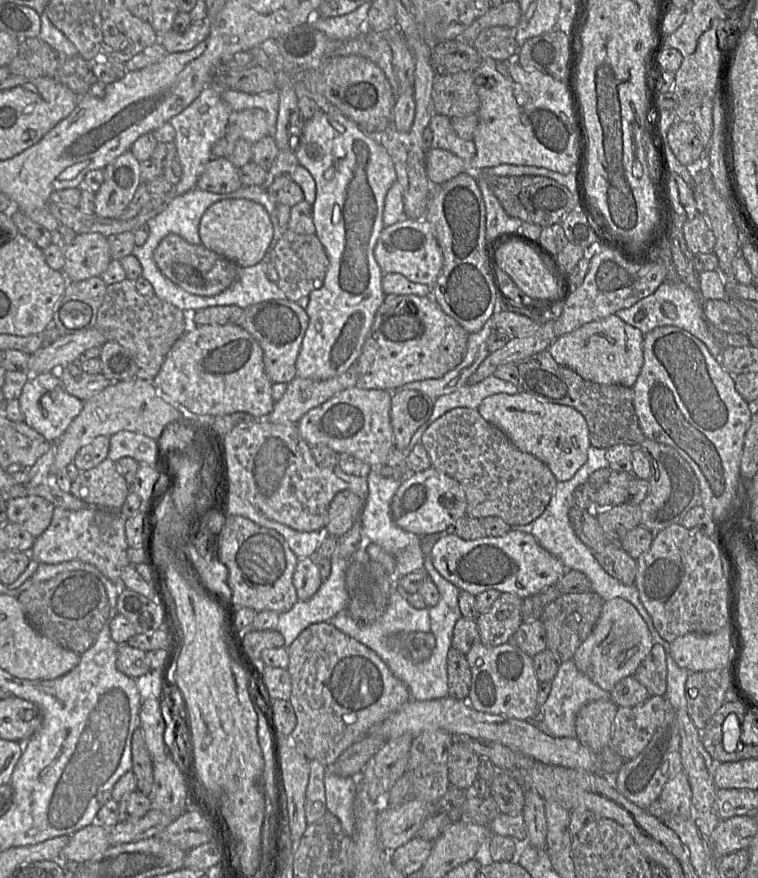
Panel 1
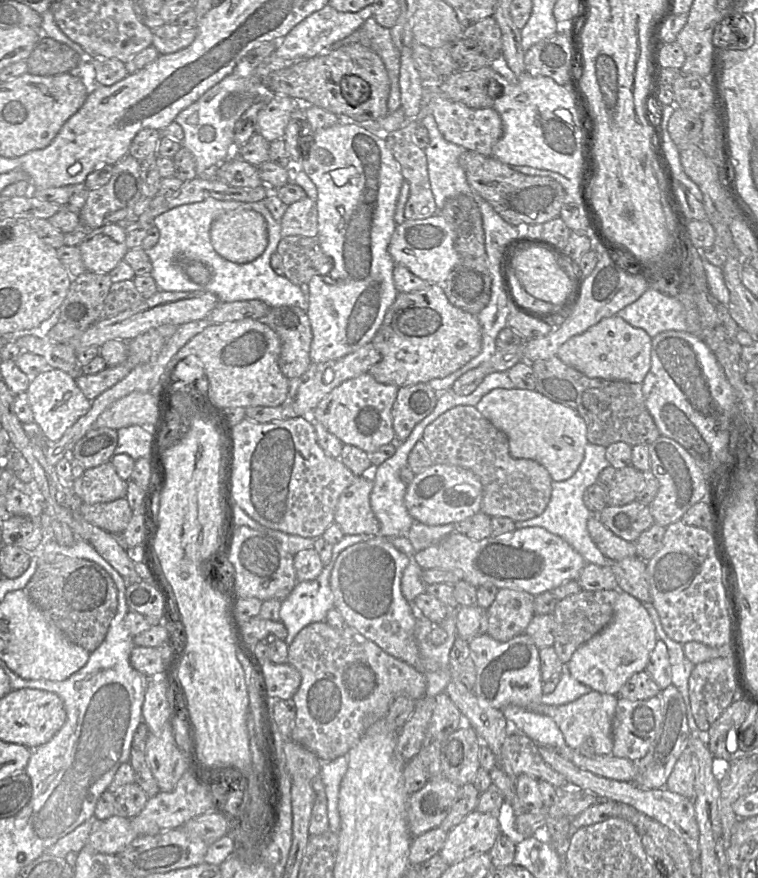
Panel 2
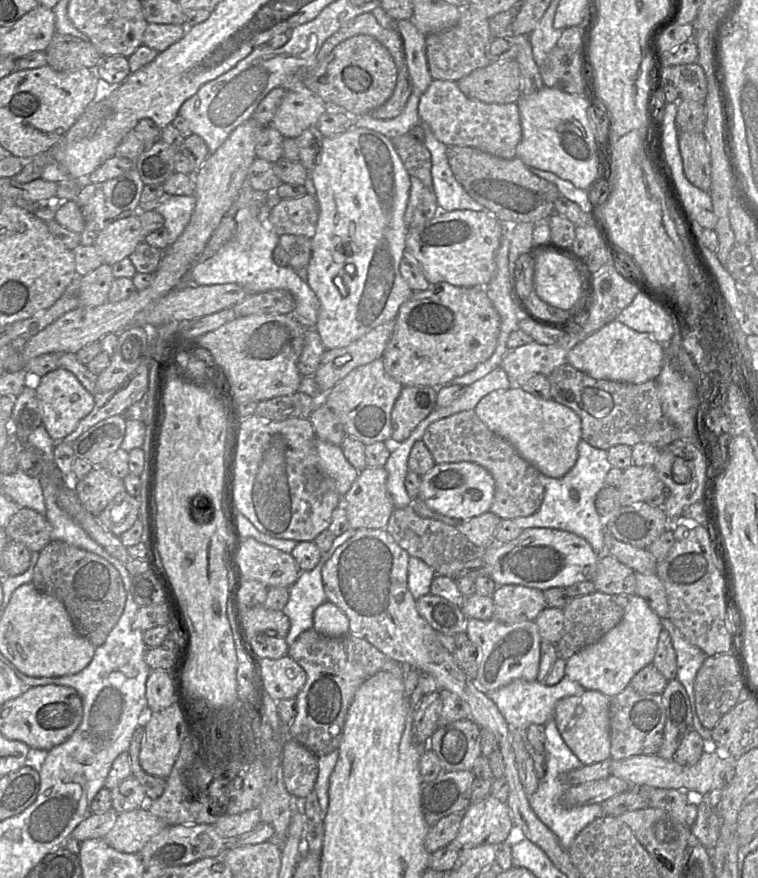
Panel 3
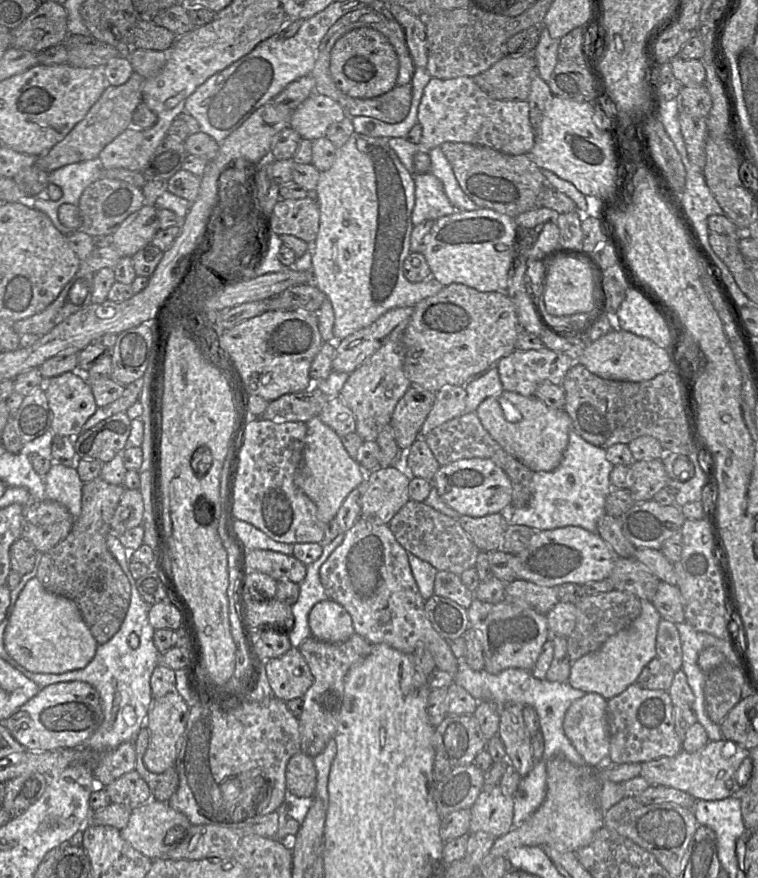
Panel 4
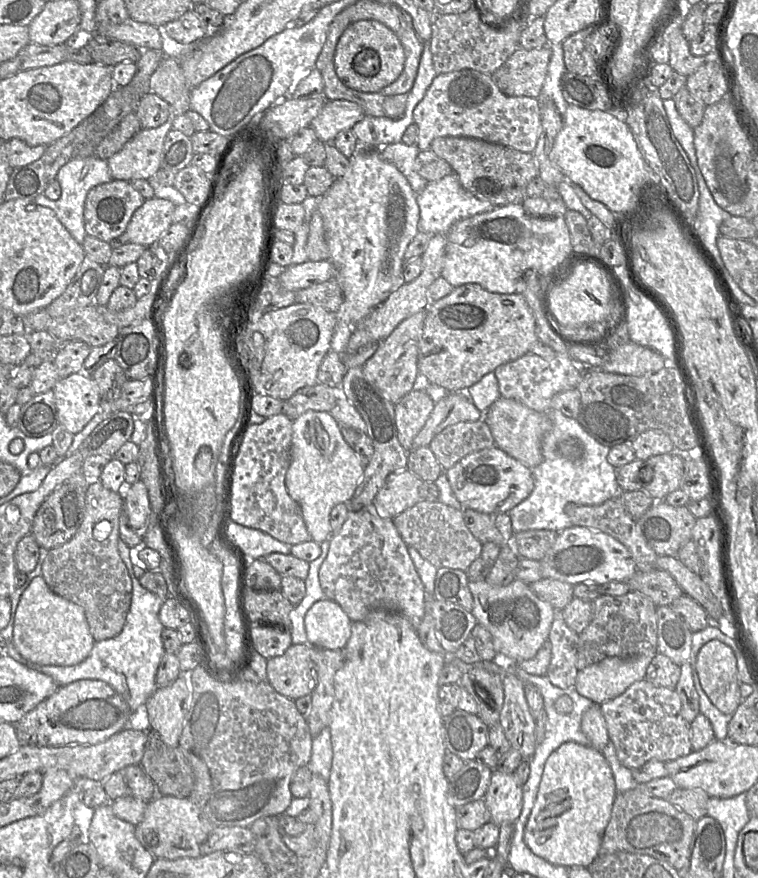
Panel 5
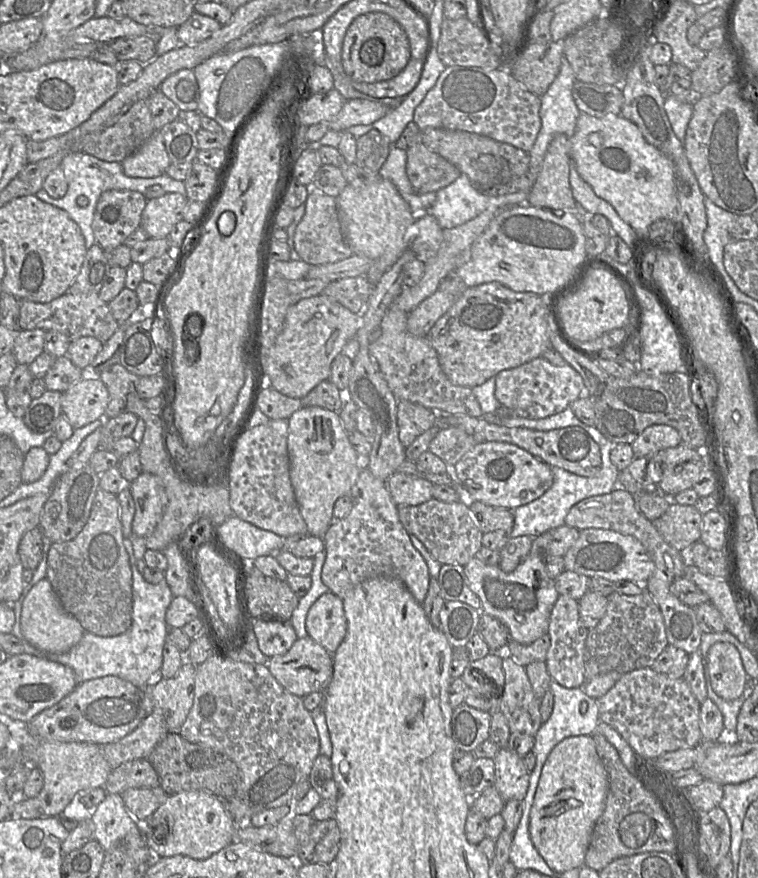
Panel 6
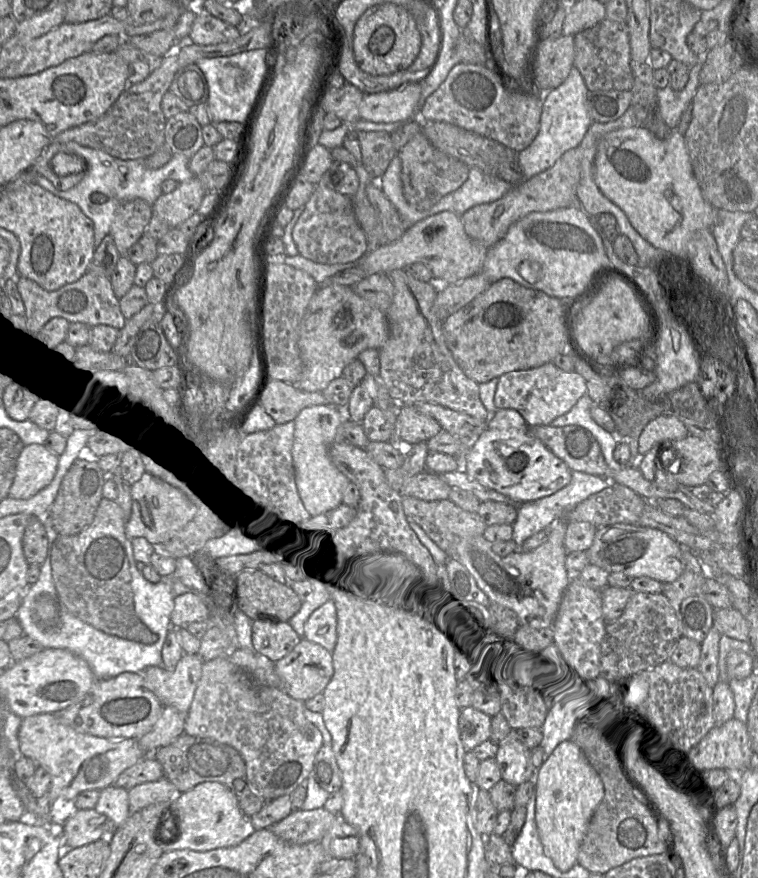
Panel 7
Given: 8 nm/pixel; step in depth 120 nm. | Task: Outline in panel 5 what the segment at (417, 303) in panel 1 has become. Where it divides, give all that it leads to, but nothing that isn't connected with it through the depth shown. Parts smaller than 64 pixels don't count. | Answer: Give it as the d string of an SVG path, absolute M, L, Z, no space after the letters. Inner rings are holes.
M464 284L427 307L418 372L432 385L466 392L497 367L529 353L537 340L533 315L521 294L496 294L478 284Z

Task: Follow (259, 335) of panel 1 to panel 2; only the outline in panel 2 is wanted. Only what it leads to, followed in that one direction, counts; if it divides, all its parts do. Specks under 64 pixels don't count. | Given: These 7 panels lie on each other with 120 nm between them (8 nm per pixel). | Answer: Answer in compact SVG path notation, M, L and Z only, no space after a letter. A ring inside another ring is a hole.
M276 307L259 320L269 326L280 339L278 364L283 375L287 379L300 378L312 364L312 330L307 313L297 307Z

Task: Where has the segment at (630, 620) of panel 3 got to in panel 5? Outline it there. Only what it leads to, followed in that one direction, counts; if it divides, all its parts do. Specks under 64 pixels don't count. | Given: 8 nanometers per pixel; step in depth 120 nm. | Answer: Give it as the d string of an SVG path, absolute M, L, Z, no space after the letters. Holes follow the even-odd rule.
M641 655L631 659L607 657L578 671L575 689L580 695L600 705L618 697L633 683L643 680L654 657L655 655Z

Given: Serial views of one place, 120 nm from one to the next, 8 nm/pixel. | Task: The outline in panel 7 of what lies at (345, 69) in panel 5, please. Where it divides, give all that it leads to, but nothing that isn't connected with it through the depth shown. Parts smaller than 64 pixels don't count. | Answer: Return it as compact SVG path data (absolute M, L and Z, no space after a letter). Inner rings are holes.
M392 3L368 8L354 27L354 59L362 71L374 76L408 69L420 52L421 43L422 35L414 17L403 7Z

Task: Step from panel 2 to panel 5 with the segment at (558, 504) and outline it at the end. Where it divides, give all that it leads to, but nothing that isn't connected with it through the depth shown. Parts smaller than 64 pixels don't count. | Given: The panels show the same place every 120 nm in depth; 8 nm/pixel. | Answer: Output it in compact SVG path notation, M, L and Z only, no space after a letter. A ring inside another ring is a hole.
M554 409L546 412L546 416L552 423L552 429L542 440L543 461L532 469L534 488L525 500L508 512L513 534L528 530L561 532L573 526L571 510L579 506L600 505L621 495L622 490L616 481L616 468L607 461L610 448L591 437L576 419ZM567 438L578 438L583 443L585 452L581 459L571 461L559 454L558 443ZM526 514L533 515L533 520L525 521Z

